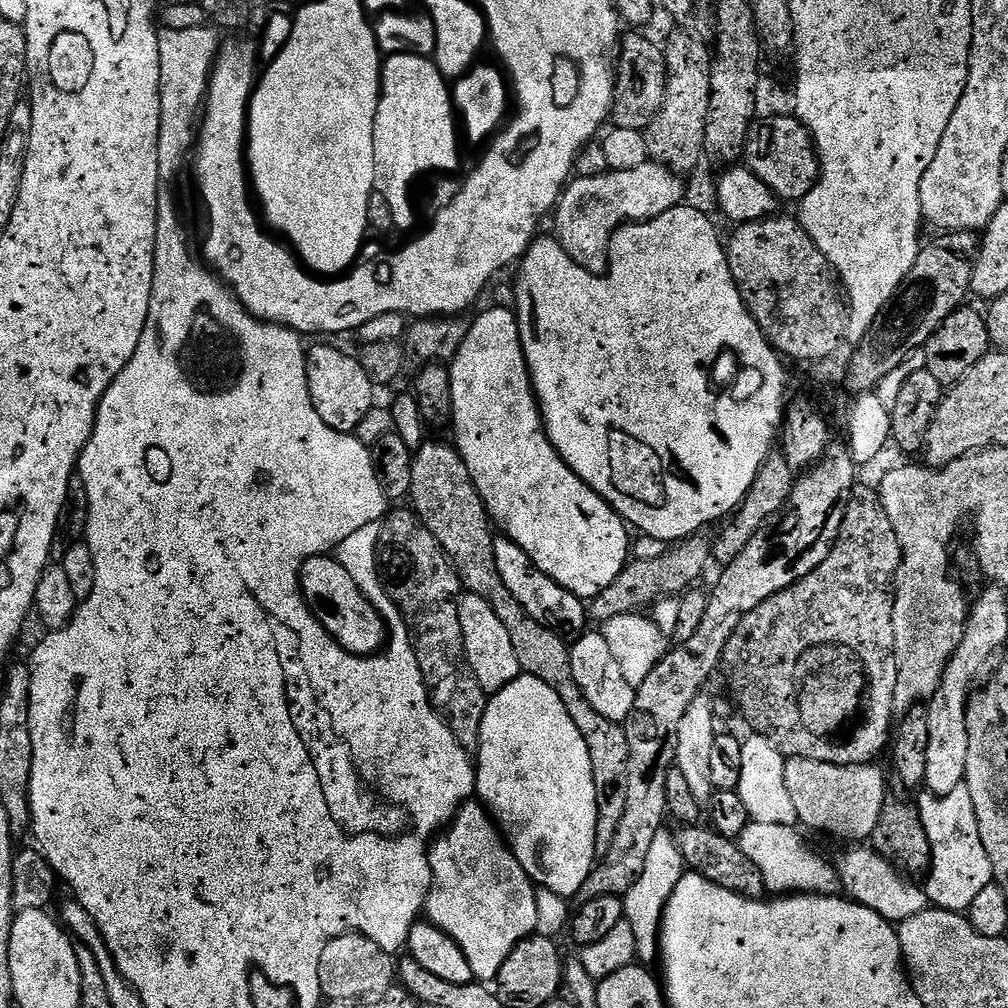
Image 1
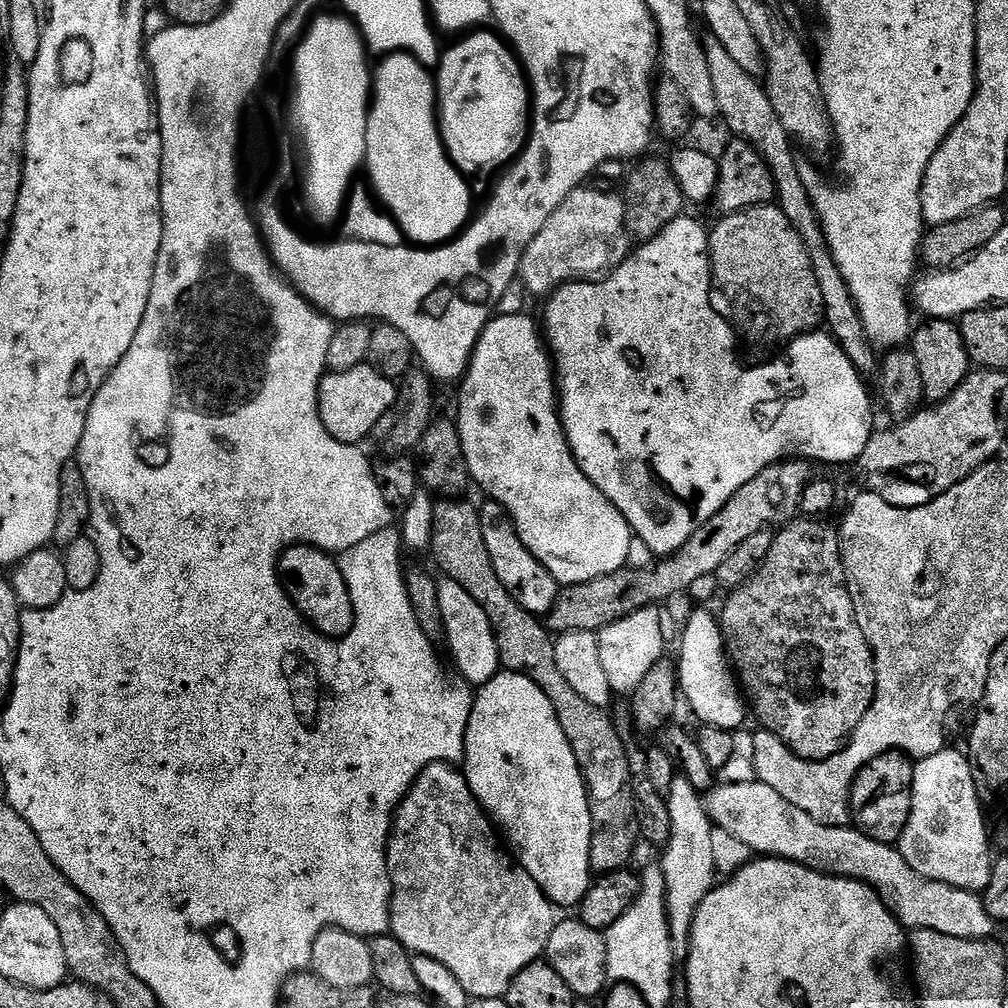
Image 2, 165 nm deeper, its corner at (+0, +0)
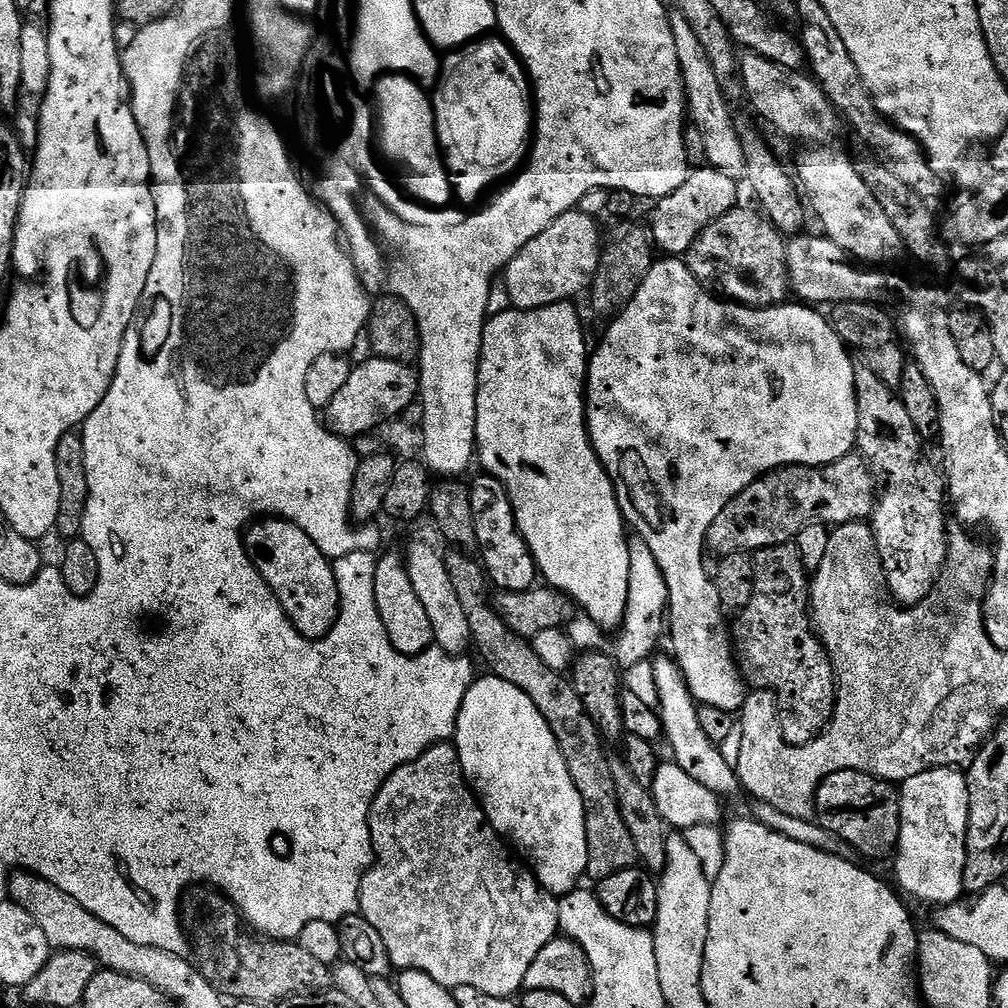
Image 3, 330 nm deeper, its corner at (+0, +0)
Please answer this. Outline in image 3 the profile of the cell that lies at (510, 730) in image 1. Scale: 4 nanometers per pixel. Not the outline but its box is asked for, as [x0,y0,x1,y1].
[454,674,588,898]

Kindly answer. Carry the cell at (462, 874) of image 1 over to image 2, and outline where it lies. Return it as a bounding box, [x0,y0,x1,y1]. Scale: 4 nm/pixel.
[388,764,558,1001]

